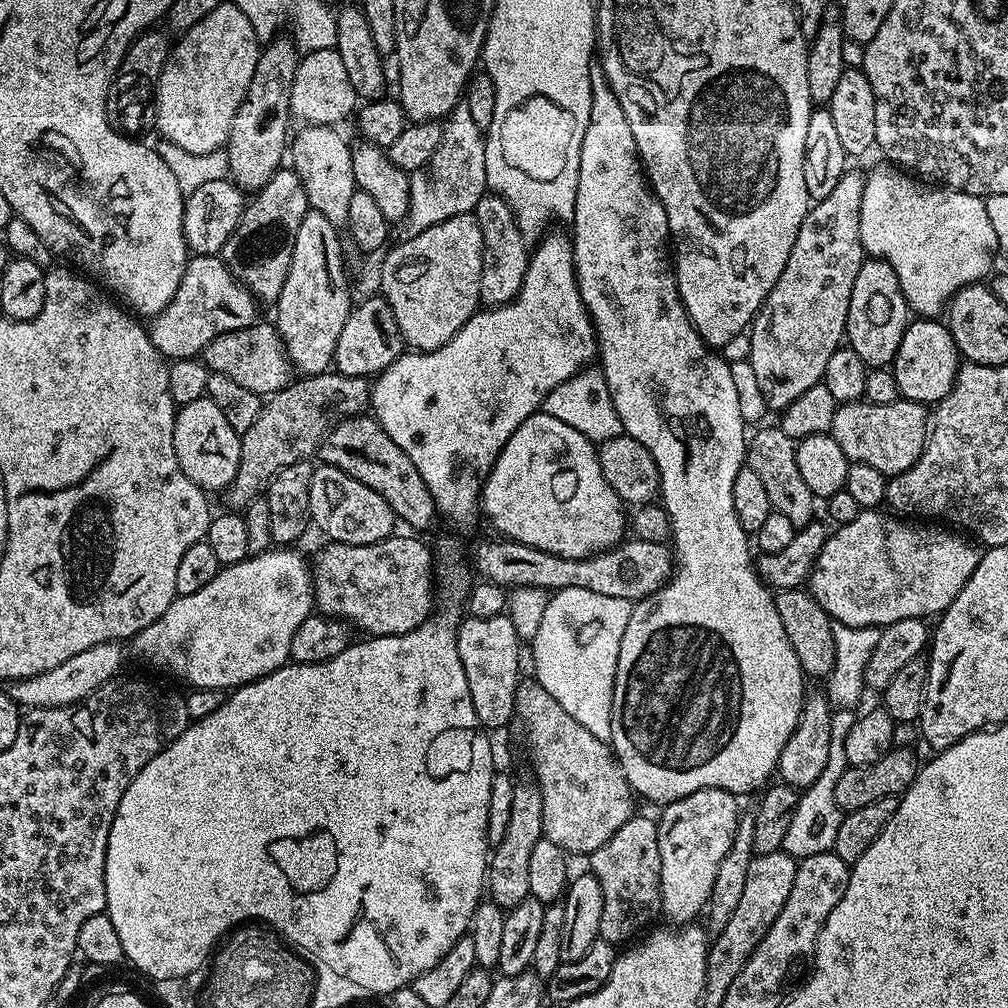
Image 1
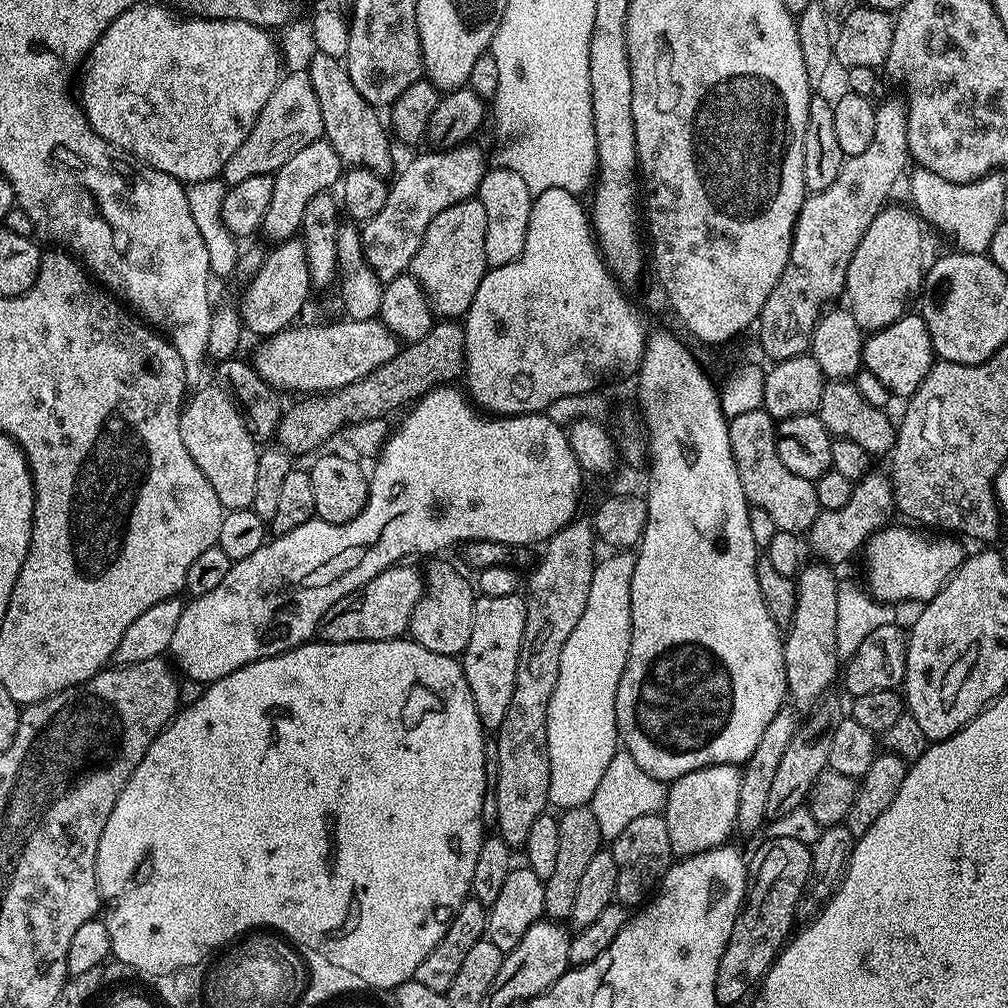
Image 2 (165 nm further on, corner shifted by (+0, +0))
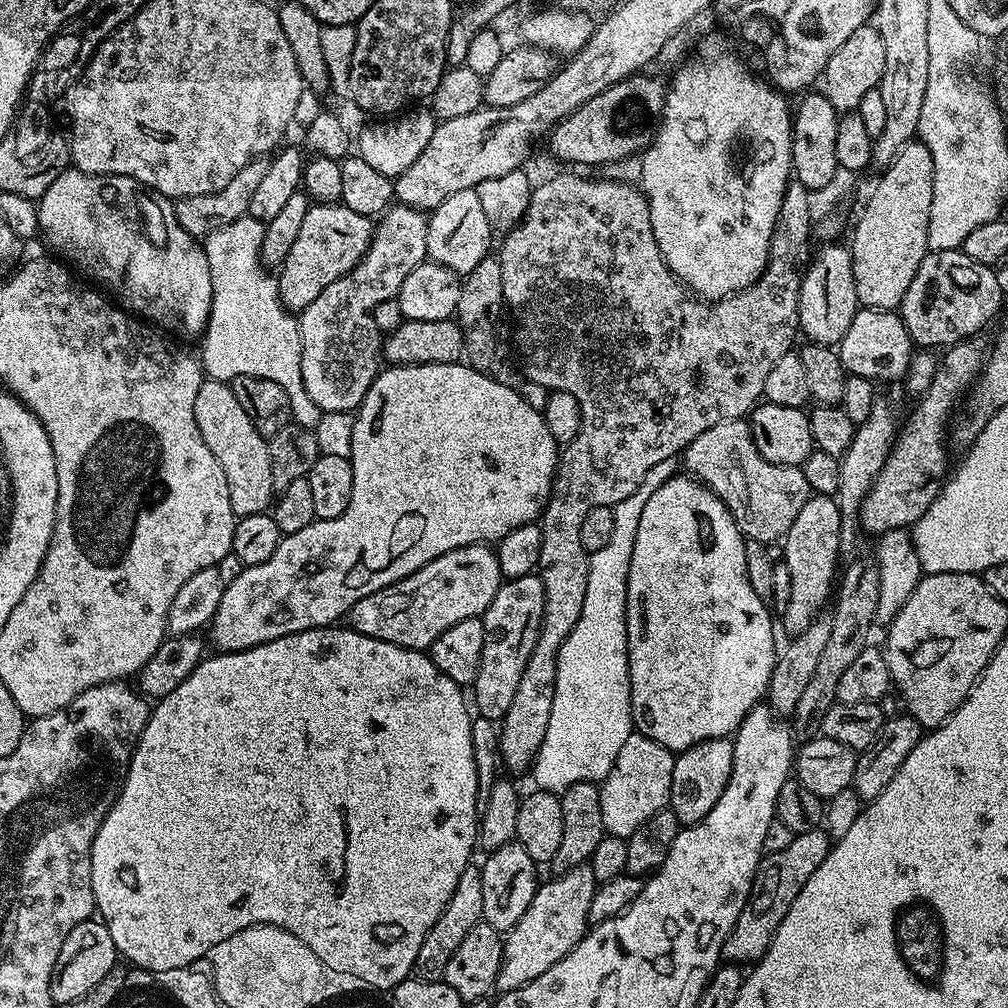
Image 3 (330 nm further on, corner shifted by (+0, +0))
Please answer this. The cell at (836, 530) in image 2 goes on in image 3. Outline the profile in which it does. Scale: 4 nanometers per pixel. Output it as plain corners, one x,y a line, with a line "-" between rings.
980,338
964,340
961,344
951,345
943,353
942,363
937,367
930,386
919,397
920,405
909,414
905,424
903,421
878,478
860,503
860,527
865,533
879,534
899,528
911,529
918,518
922,518
922,514
930,510
950,472
948,448
944,445
944,427
947,426
956,403
967,390
969,393
984,366
986,344
984,348
982,341

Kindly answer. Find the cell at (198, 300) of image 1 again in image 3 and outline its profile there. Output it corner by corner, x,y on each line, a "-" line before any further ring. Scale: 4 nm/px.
313,203
306,210
306,218
302,222
302,227
298,233
298,238
294,238
294,246
290,246
290,254
286,254
283,264
278,269
278,283
280,286
280,301
284,303
285,308
293,314
303,312
330,282
334,282
340,276
346,276
358,266
358,262
366,254
366,250
372,241
374,231
373,217
354,214
342,203
318,204

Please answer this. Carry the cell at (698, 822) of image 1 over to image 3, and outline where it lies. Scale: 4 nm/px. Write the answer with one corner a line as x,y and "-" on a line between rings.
714,738
706,742
698,742
698,746
690,746
684,752
679,753
673,762
673,782
670,786
670,811
675,814
681,825
696,824
710,810
714,810
714,802
722,798
722,792
726,790
726,782
730,778
730,770
734,766
734,746
728,738

